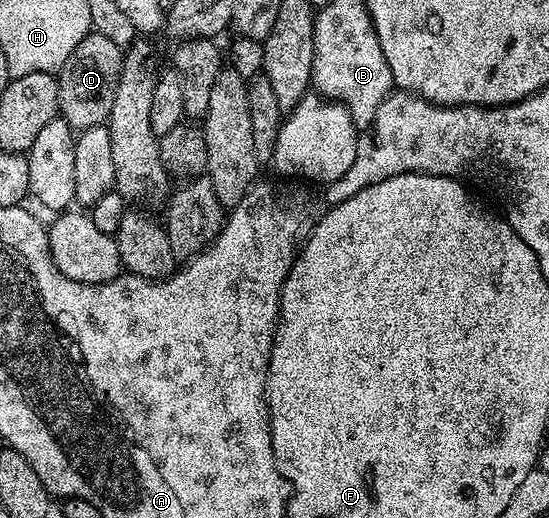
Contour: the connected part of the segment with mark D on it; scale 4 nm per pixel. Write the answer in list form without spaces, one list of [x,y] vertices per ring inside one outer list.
[[[95,32],[88,33],[78,44],[78,48],[70,52],[70,56],[58,71],[59,117],[62,121],[76,132],[105,125],[114,108],[120,70],[123,66],[122,47],[114,44],[114,40],[106,40],[106,36]]]

